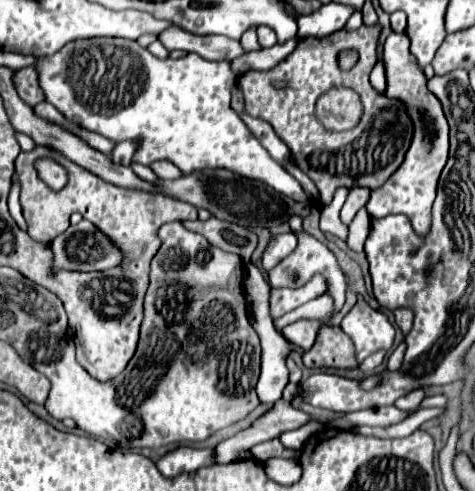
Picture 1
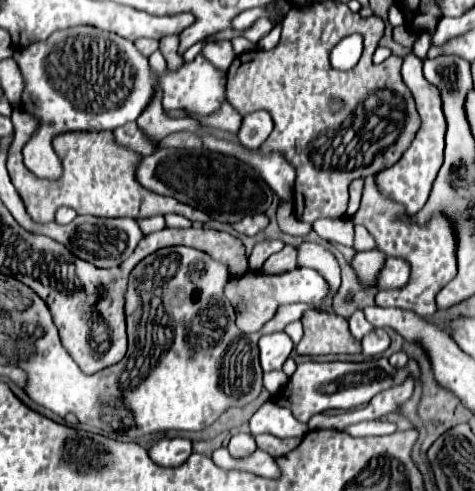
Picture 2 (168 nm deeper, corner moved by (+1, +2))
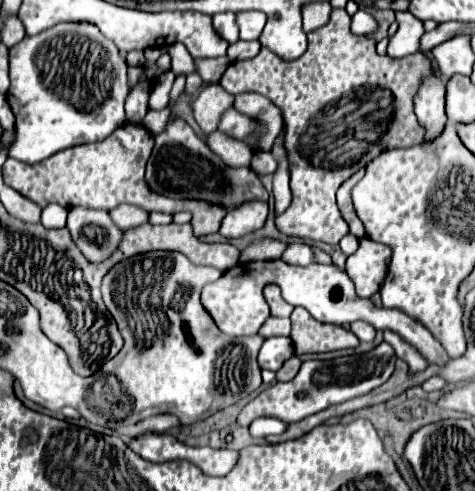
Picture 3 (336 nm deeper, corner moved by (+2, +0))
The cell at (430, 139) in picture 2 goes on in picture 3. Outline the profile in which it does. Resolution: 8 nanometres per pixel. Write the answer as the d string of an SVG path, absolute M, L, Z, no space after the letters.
M441 76L423 80L415 96L415 114L427 130L425 140L431 140L443 130L447 116L445 116L445 82Z

